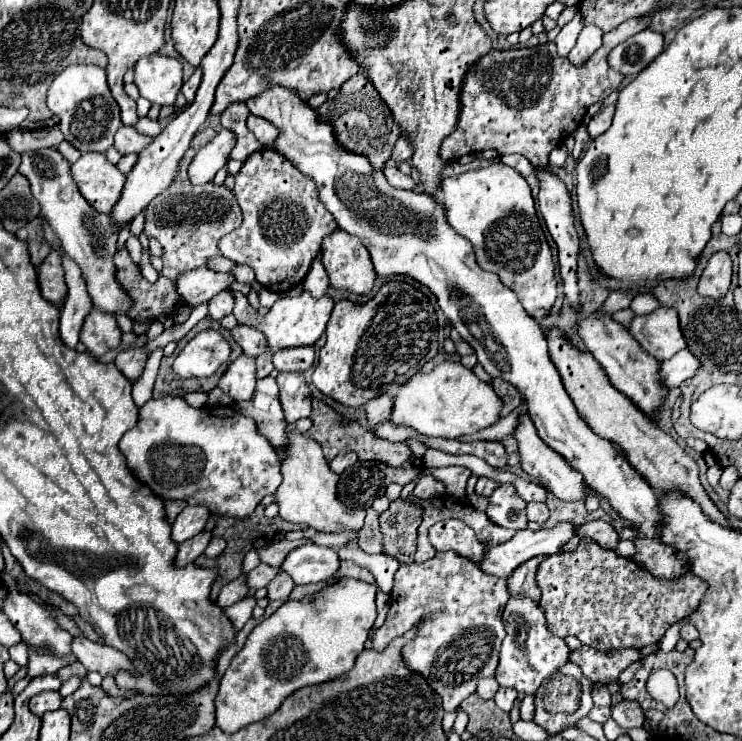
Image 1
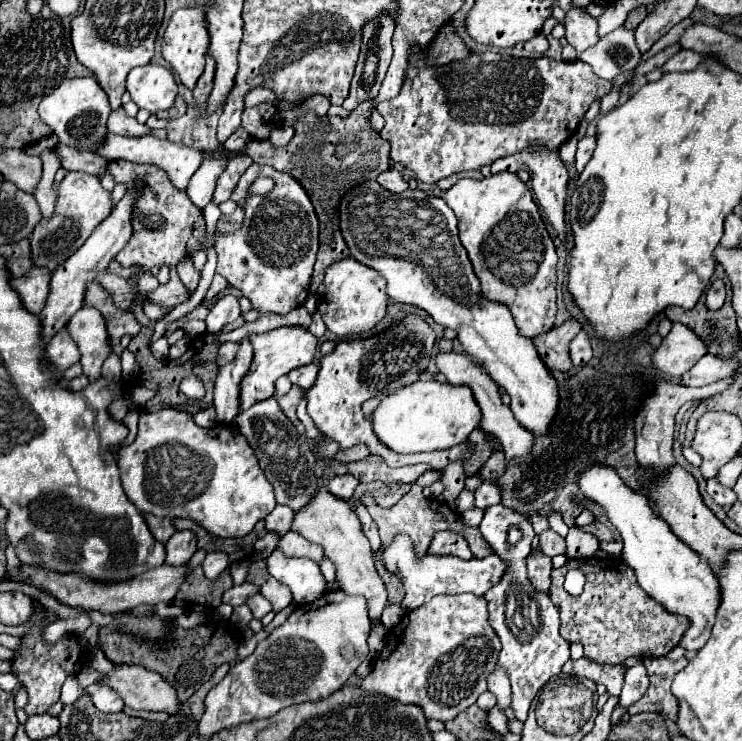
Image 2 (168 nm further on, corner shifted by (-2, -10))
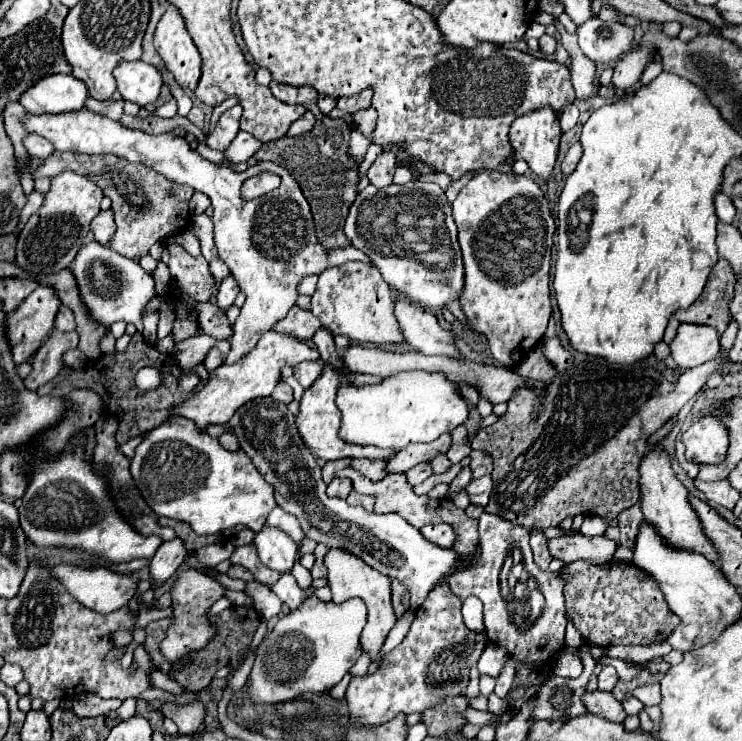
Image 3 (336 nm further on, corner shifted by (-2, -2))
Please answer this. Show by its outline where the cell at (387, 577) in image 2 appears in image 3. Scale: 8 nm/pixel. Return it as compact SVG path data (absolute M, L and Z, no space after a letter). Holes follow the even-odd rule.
M393 580L393 610L397 618L401 618L409 610L409 592L399 584L399 580Z

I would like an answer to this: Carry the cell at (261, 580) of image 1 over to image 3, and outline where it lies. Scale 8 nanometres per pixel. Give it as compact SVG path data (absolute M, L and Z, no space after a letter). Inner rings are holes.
M185 568L185 570L177 572L177 578L171 586L173 622L169 624L167 636L159 646L163 658L169 664L179 664L189 650L201 650L217 636L217 628L209 622L209 608L213 606L213 602L217 602L223 596L223 592L225 592L225 588L217 580L197 572L193 568Z

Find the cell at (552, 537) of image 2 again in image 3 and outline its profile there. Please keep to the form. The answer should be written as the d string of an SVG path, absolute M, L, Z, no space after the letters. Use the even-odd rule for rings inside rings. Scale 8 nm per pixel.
M575 534L575 536L553 538L549 548L553 558L563 560L565 564L571 564L575 560L587 560L591 564L607 564L615 554L617 544L605 536L587 538L587 536Z

